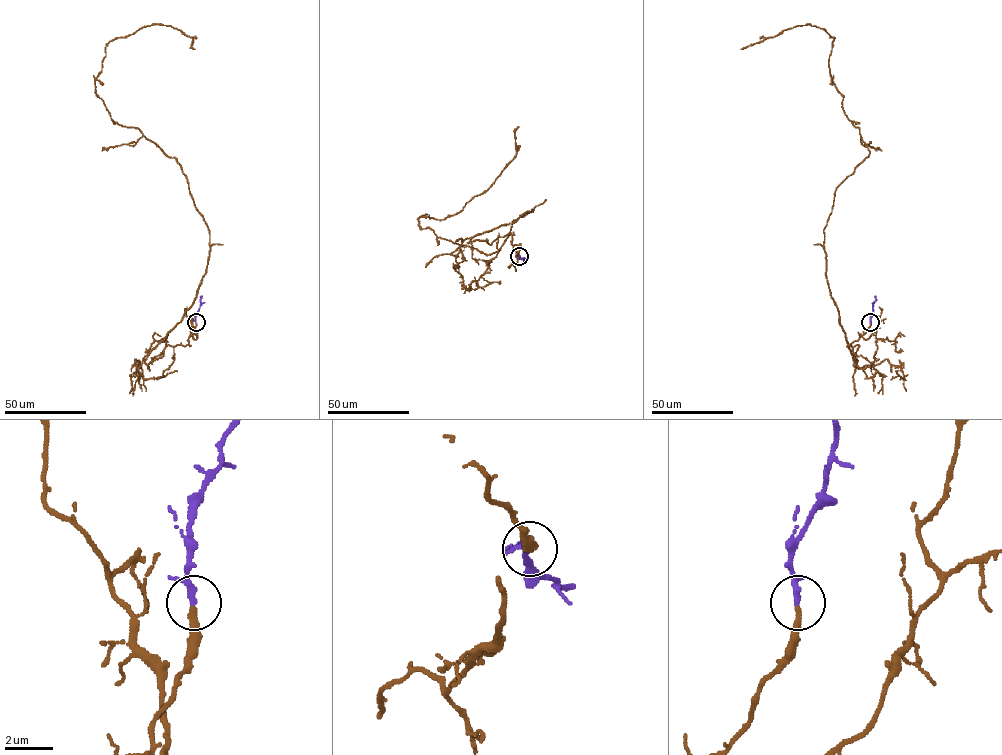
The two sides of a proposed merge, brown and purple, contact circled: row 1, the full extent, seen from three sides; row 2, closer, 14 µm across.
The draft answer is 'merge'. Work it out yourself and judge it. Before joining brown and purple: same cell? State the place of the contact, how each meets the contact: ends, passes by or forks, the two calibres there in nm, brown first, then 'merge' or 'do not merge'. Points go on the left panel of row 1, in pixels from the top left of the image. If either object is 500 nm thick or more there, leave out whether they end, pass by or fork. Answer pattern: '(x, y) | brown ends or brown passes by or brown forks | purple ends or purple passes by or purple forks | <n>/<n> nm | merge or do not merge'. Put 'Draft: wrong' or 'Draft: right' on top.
Draft: right
(196, 322) | brown ends | purple passes by | 280/190 nm | merge

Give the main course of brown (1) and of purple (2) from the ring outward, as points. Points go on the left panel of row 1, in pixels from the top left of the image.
1: (196, 323), (145, 363), (210, 235), (177, 159), (113, 121), (94, 80), (106, 45), (147, 26), (194, 49)
2: (196, 322), (202, 296)

